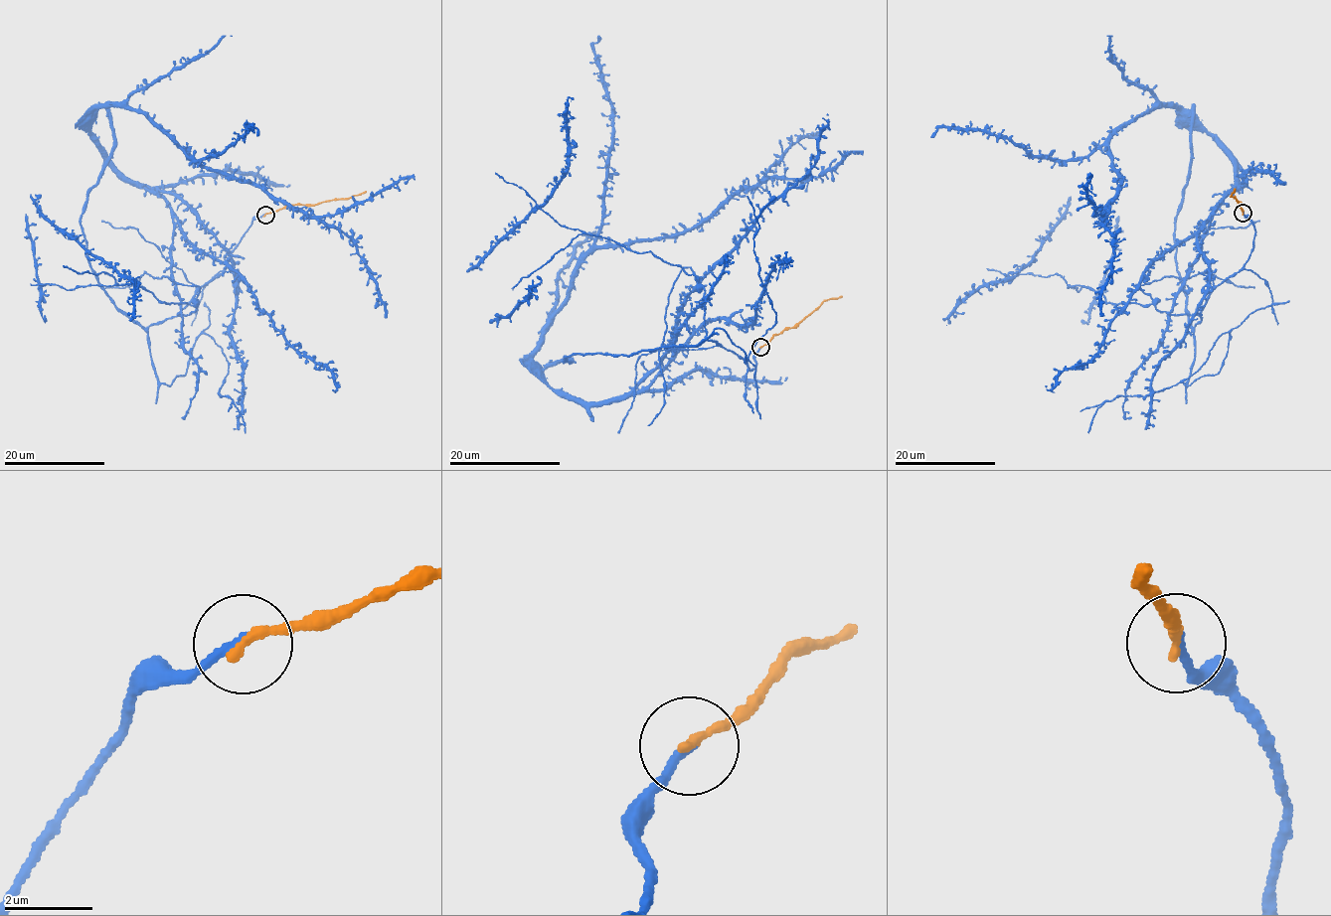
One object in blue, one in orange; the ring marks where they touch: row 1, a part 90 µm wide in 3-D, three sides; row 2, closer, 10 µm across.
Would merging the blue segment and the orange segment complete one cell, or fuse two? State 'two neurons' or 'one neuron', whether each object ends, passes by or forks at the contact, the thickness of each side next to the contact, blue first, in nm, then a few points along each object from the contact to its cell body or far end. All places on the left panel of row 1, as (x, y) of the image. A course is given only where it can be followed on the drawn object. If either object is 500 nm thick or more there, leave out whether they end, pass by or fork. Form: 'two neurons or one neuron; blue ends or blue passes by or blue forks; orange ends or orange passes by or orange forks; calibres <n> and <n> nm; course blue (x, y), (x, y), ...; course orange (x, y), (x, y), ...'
one neuron; blue ends; orange ends; calibres 200 and 240 nm; course blue (264, 215), (192, 285), (159, 247), (168, 203), (107, 157), (94, 108), (147, 115), (339, 228), (386, 318); course orange (264, 215), (286, 206), (345, 200), (366, 191)

